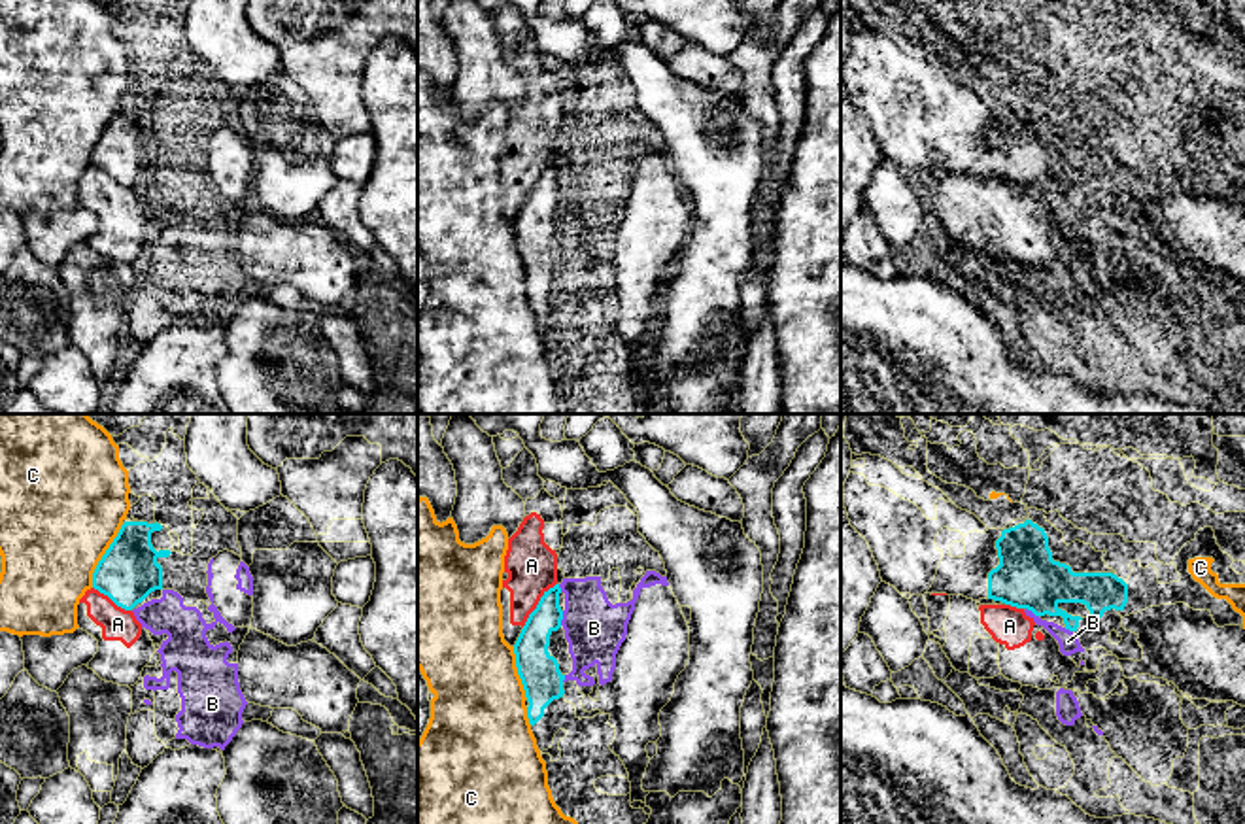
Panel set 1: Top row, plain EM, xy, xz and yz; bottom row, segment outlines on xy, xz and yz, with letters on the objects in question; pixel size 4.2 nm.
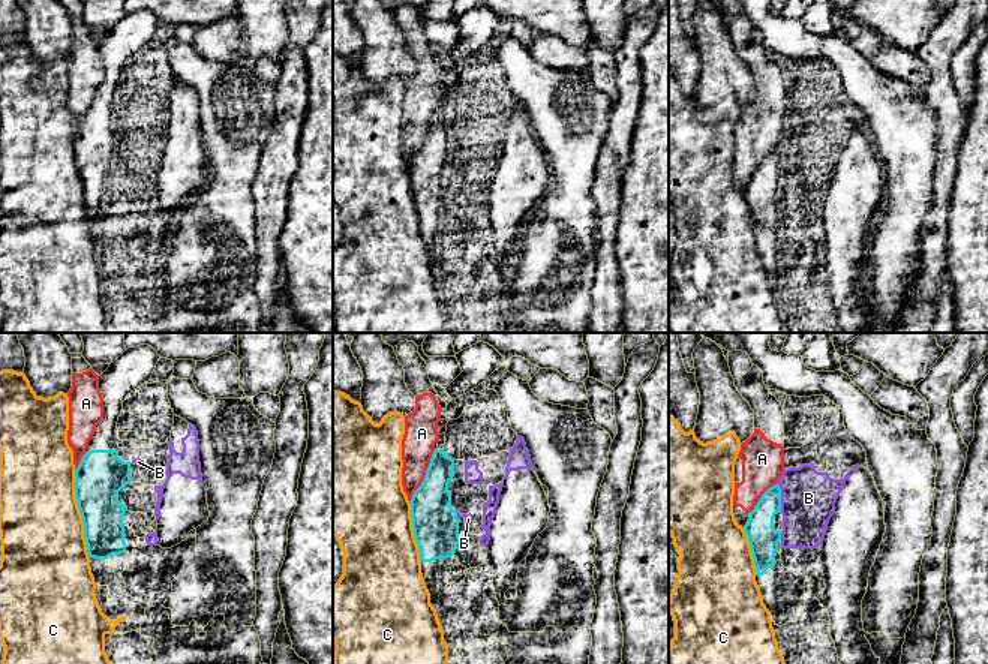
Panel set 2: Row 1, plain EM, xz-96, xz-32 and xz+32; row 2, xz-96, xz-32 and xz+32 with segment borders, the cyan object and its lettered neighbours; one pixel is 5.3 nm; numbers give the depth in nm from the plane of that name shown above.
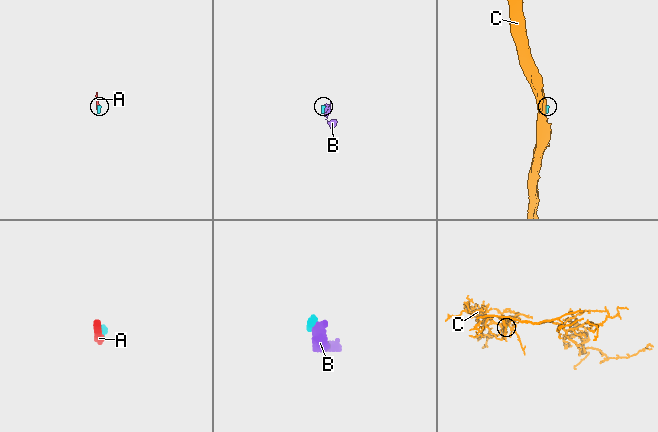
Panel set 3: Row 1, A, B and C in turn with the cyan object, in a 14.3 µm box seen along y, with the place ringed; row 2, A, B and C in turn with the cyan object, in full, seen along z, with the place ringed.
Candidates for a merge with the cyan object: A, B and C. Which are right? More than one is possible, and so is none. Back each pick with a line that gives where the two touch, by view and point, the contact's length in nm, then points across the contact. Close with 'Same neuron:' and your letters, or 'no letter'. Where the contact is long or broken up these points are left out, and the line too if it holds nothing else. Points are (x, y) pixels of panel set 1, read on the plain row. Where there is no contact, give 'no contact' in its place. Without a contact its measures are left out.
Same neuron: no letter

